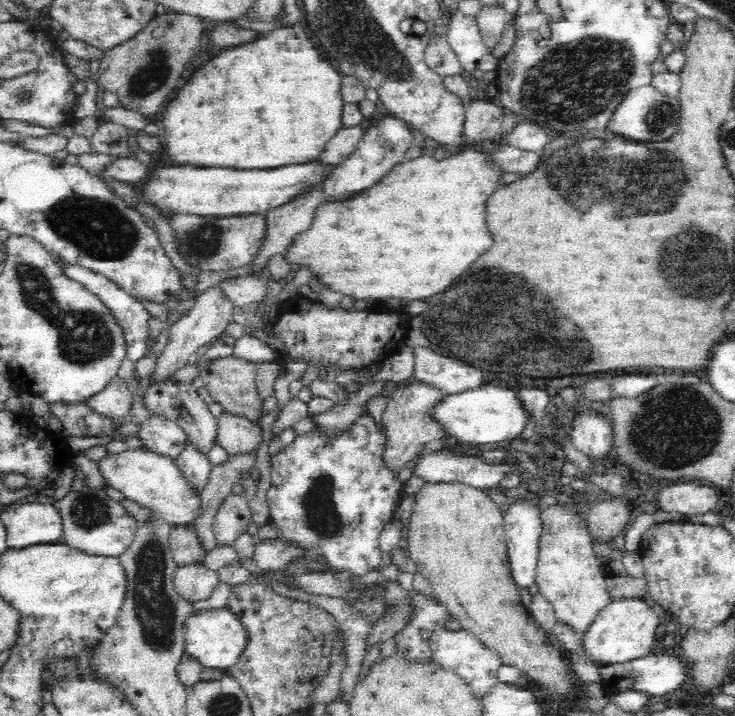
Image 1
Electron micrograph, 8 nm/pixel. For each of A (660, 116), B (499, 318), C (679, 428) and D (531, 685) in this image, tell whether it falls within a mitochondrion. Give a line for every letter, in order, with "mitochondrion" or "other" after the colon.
A: mitochondrion
B: mitochondrion
C: mitochondrion
D: other

